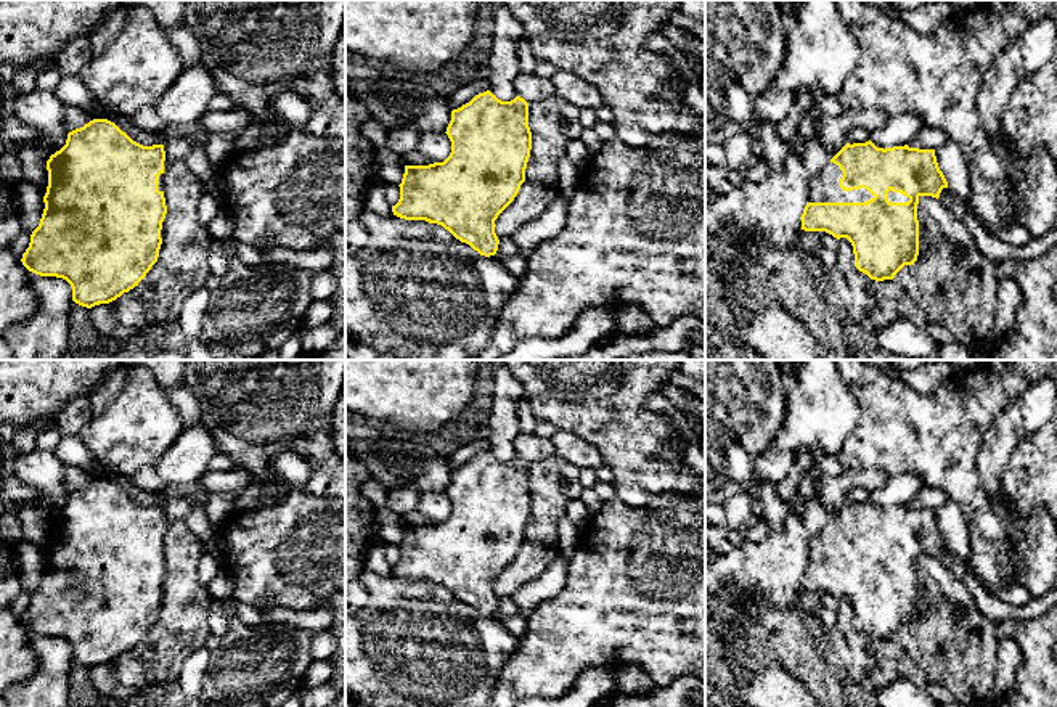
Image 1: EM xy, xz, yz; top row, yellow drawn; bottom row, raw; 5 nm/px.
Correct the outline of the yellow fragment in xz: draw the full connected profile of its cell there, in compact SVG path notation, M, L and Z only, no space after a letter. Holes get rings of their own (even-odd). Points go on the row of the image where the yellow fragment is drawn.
M487 90L451 111L445 133L451 141L450 156L443 162L429 166L405 166L398 185L400 199L392 206L392 212L405 220L442 225L480 255L495 255L500 244L495 220L514 201L525 182L532 149L528 103L520 96L501 101Z

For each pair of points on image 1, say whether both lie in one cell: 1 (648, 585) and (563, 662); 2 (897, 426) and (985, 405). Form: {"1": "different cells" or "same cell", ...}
{"1": "same cell", "2": "same cell"}

